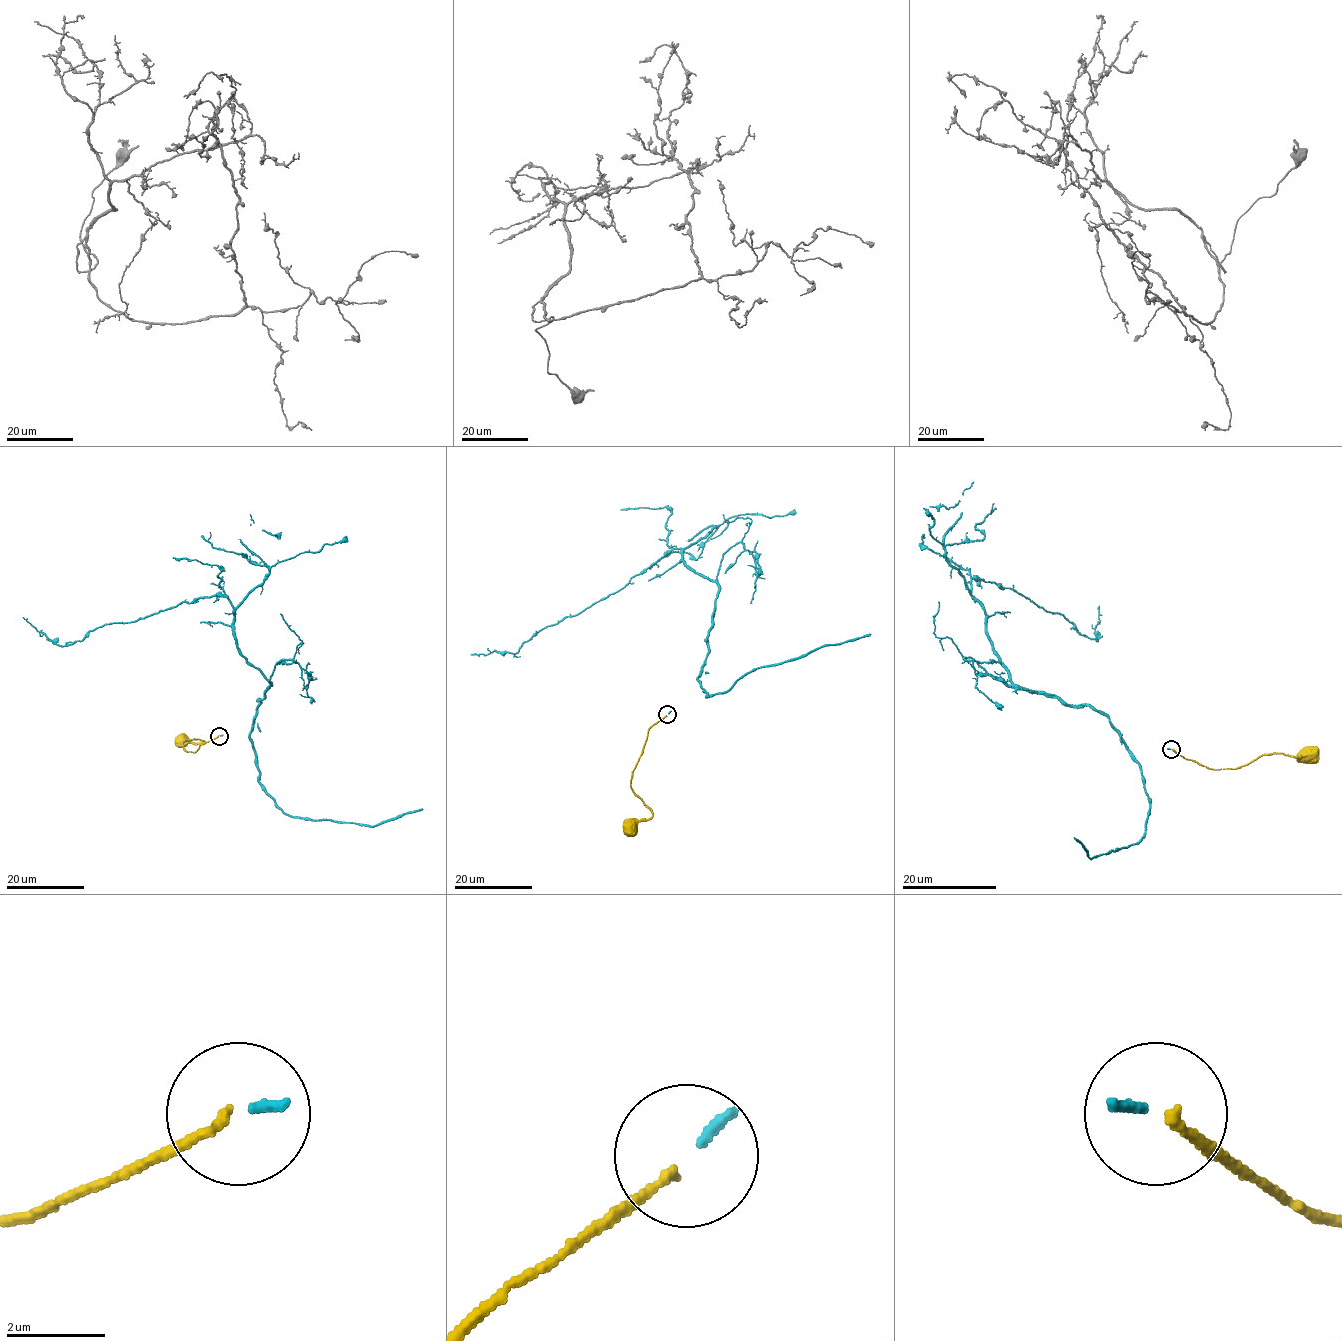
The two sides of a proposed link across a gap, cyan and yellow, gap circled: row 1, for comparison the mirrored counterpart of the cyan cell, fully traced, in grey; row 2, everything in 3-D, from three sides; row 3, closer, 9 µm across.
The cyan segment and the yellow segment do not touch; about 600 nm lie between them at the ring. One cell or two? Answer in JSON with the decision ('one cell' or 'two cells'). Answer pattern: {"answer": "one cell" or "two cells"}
{"answer": "one cell"}

